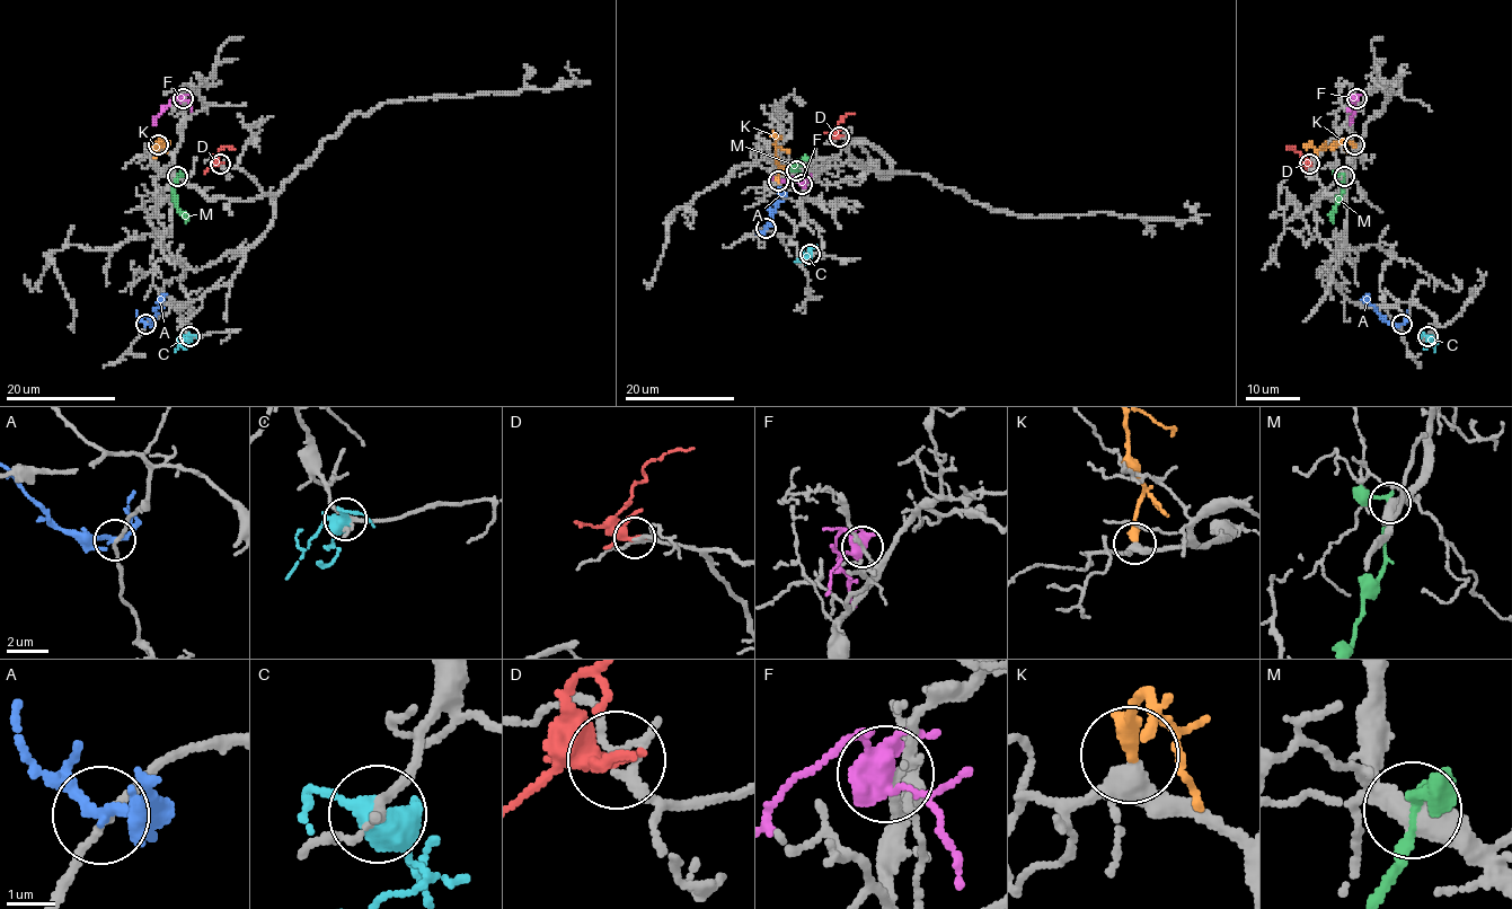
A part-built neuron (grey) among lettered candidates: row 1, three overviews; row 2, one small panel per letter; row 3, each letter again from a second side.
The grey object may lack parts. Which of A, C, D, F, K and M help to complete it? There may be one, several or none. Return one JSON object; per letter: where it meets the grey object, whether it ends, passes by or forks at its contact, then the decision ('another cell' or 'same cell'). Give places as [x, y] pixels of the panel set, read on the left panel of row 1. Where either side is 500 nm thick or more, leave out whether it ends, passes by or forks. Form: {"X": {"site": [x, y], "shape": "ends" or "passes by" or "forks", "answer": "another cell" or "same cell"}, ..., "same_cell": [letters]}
{"A": {"site": [146, 324], "shape": "passes by", "answer": "another cell"}, "C": {"site": [189, 336], "shape": "forks", "answer": "another cell"}, "D": {"site": [220, 164], "shape": "forks", "answer": "same cell"}, "F": {"site": [183, 98], "shape": "forks", "answer": "another cell"}, "K": {"site": [158, 144], "shape": "ends", "answer": "another cell"}, "M": {"site": [177, 176], "answer": "another cell"}, "same_cell": ["D"]}

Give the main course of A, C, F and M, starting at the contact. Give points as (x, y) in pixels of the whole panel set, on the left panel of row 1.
A: (146, 325), (151, 321), (167, 293)
C: (191, 335), (174, 352)
F: (183, 98), (179, 94), (175, 97), (153, 124)
M: (177, 176), (173, 199), (186, 222)

